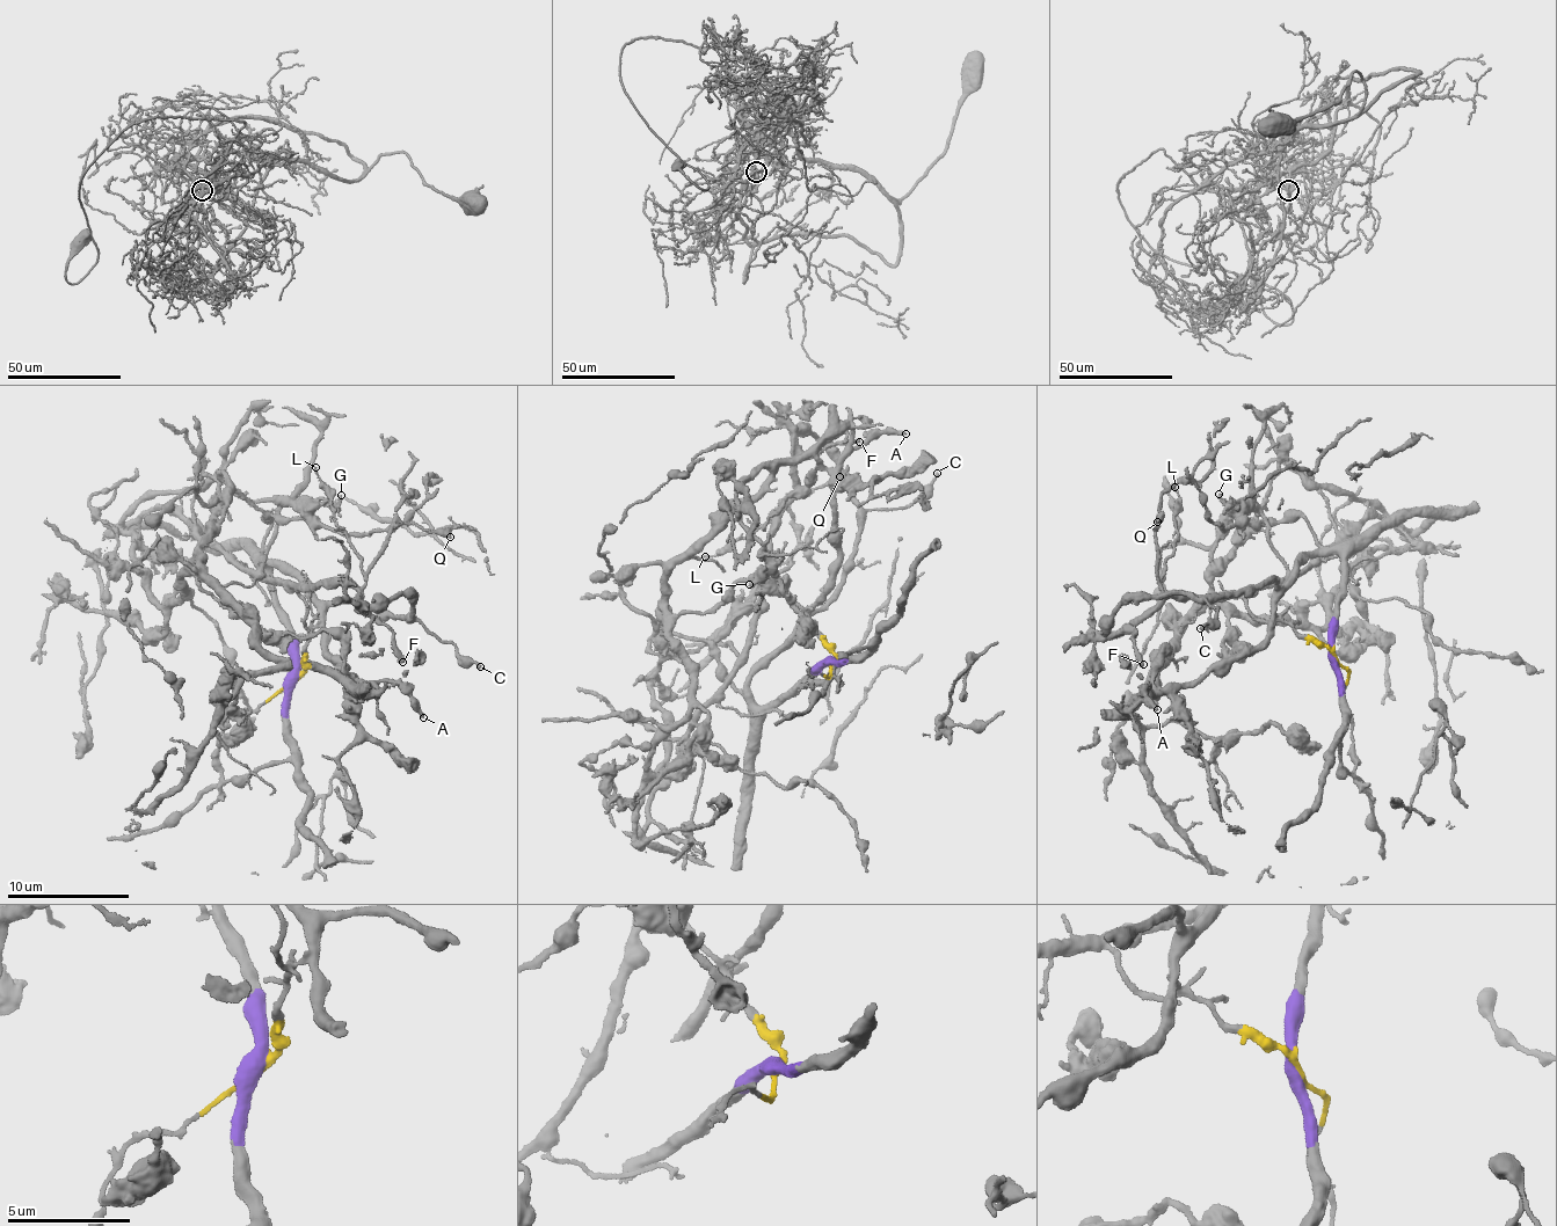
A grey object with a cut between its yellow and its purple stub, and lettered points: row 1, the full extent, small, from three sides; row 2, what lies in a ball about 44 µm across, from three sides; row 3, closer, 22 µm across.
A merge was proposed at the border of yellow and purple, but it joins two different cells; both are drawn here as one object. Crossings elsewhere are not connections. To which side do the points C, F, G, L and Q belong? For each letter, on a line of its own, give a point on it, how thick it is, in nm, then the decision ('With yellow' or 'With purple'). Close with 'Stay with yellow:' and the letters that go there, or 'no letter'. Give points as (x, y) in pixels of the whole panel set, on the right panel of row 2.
C: Place: (1200, 628). Thickness 160 nm. With purple
F: Place: (1143, 664). Thickness 360 nm. With yellow
G: Place: (1219, 494). Thickness 190 nm. With yellow
L: Place: (1174, 487). Thickness 110 nm. With yellow
Q: Place: (1157, 522). Thickness 440 nm. With yellow
Stay with yellow: F, G, L, Q

